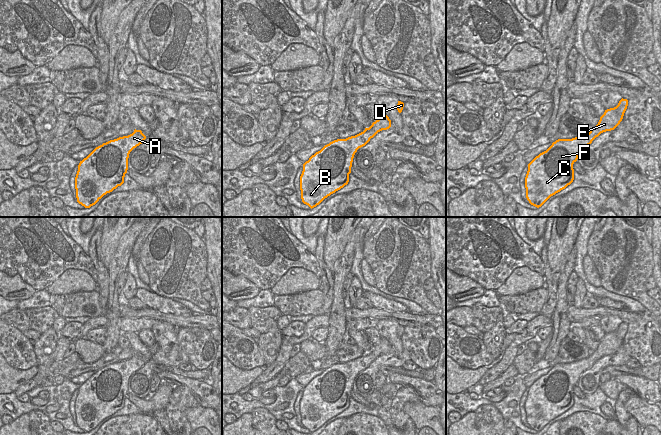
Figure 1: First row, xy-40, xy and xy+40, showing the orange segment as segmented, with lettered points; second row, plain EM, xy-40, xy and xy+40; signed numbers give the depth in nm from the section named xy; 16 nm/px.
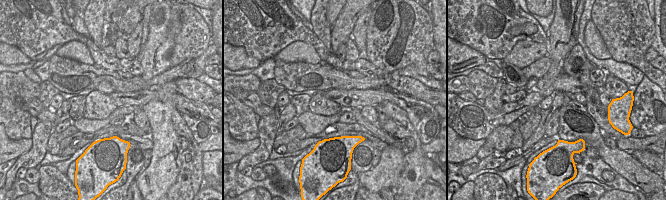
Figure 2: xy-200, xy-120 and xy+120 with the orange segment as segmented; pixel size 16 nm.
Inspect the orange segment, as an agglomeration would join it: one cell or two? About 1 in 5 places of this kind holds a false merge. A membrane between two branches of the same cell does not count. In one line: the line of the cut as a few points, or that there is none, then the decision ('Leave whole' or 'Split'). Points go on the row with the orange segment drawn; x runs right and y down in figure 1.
No split. Leave whole.

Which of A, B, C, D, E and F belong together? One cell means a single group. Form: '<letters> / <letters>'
A B C D E F

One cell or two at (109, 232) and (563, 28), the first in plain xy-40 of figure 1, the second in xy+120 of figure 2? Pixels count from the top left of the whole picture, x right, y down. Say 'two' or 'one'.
one

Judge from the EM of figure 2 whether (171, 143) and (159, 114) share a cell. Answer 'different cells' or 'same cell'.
same cell

